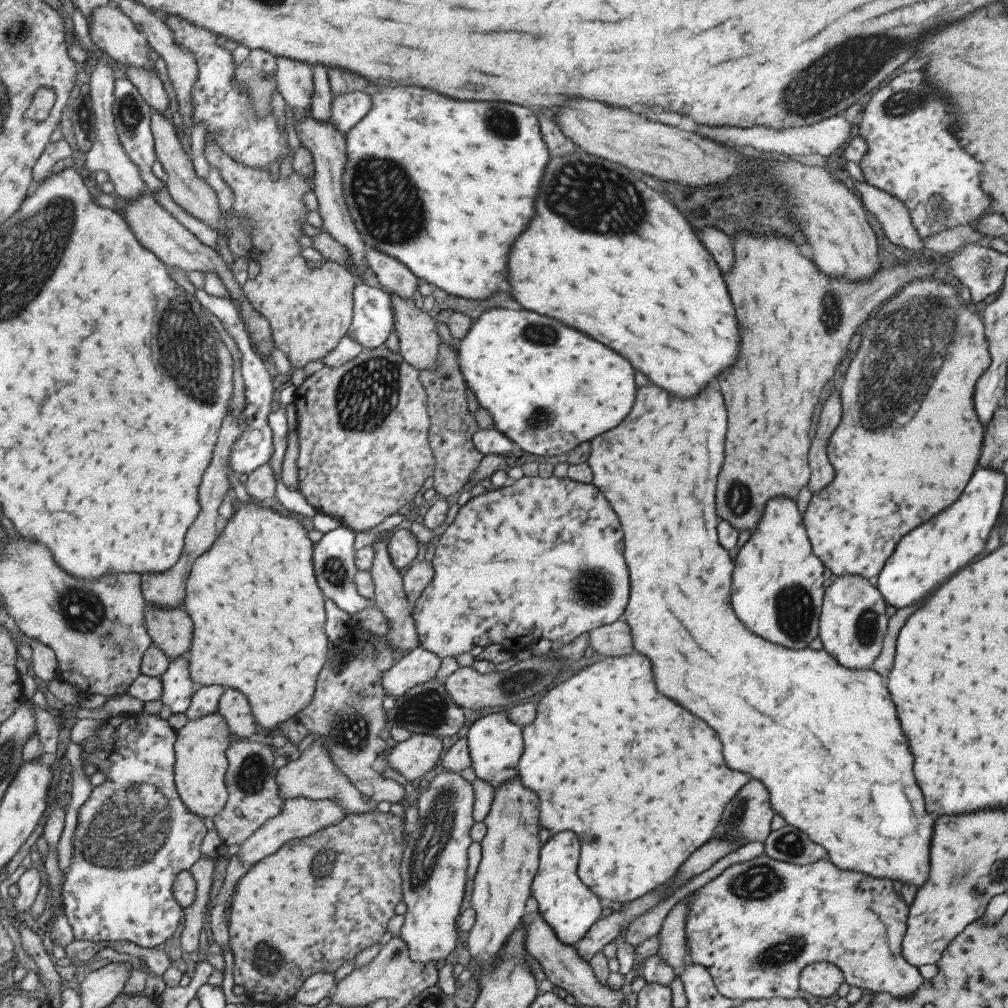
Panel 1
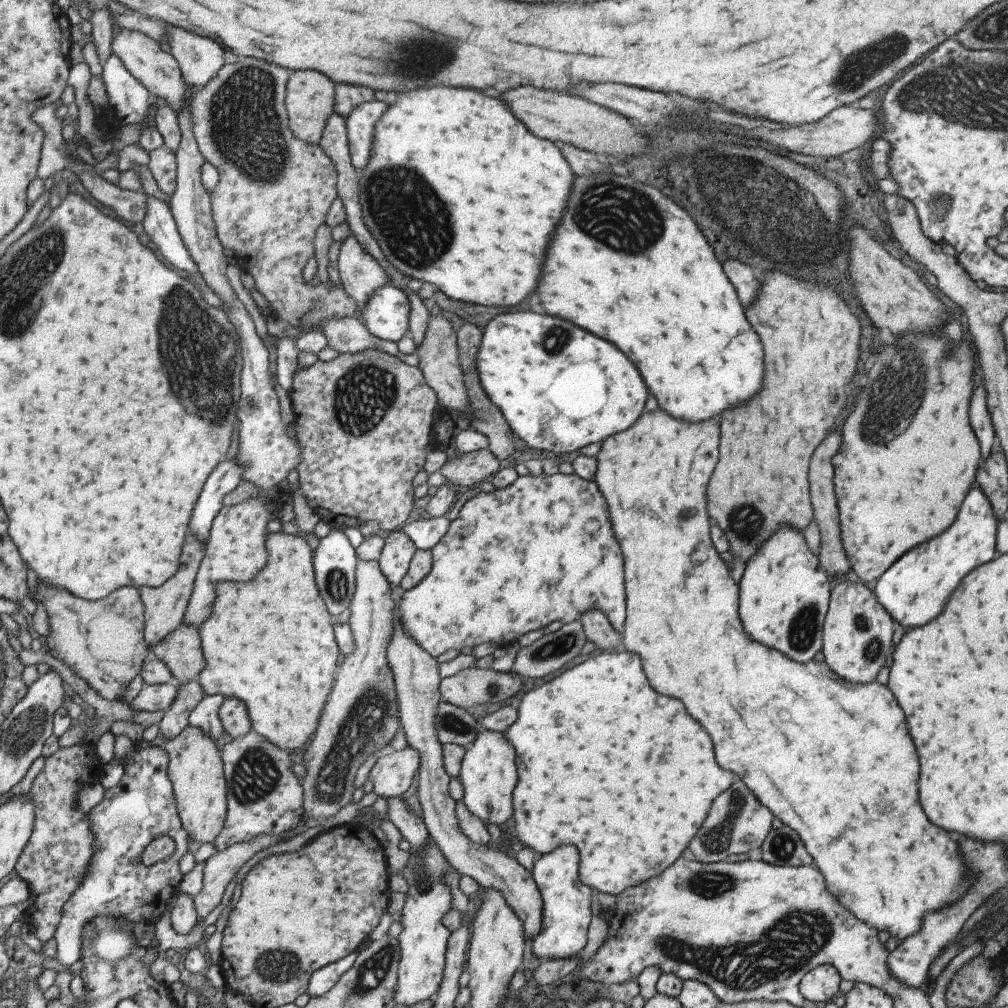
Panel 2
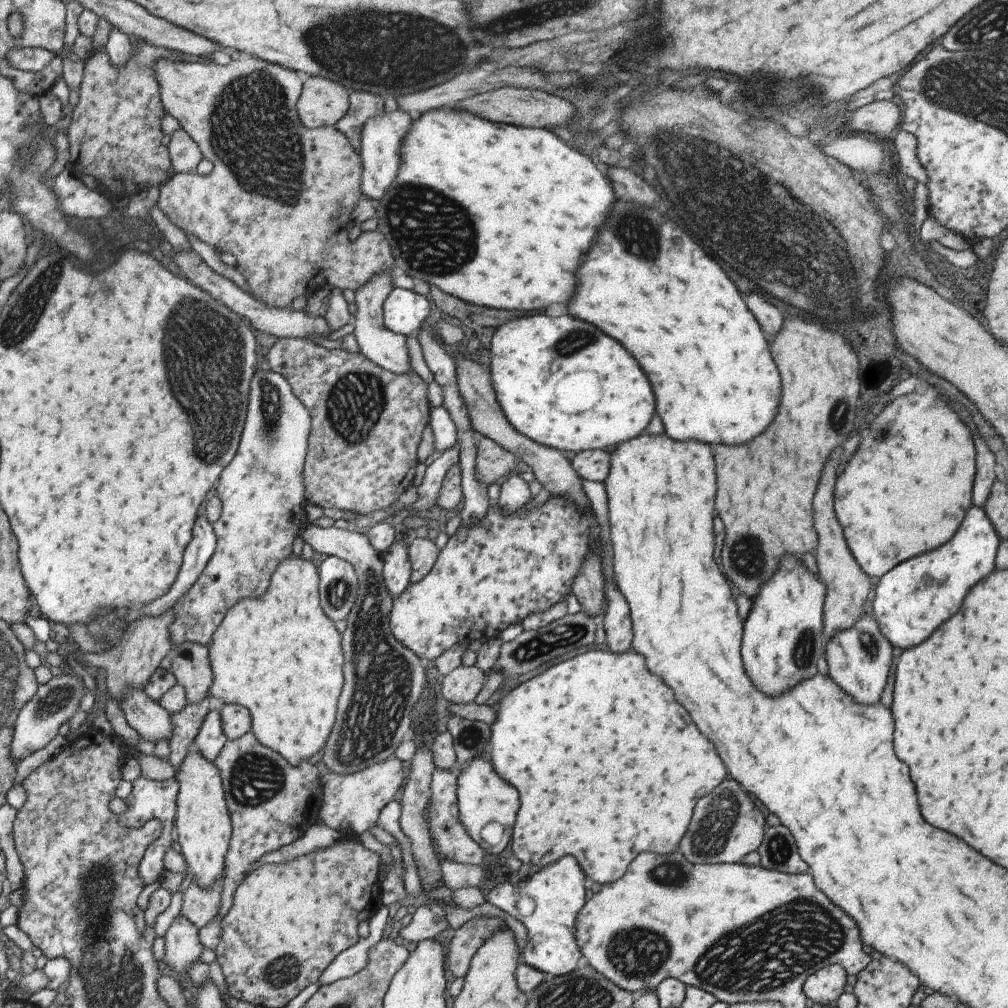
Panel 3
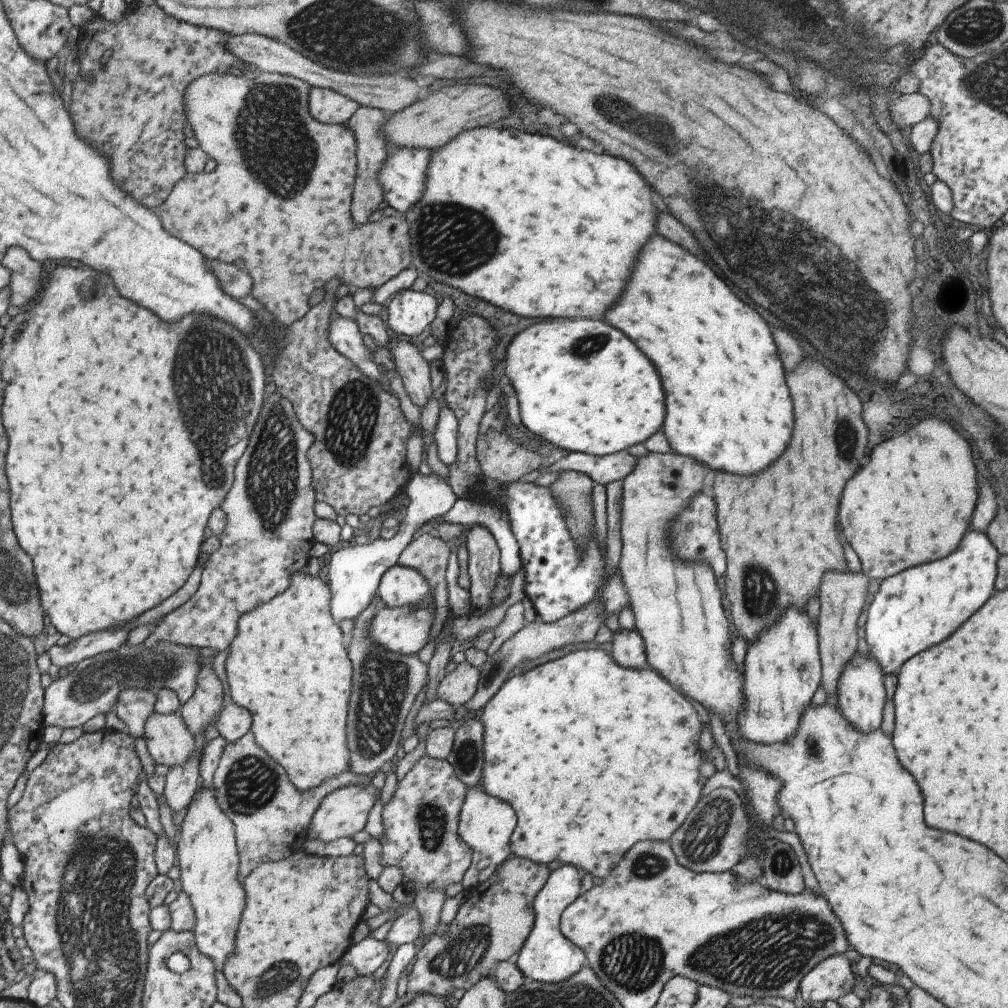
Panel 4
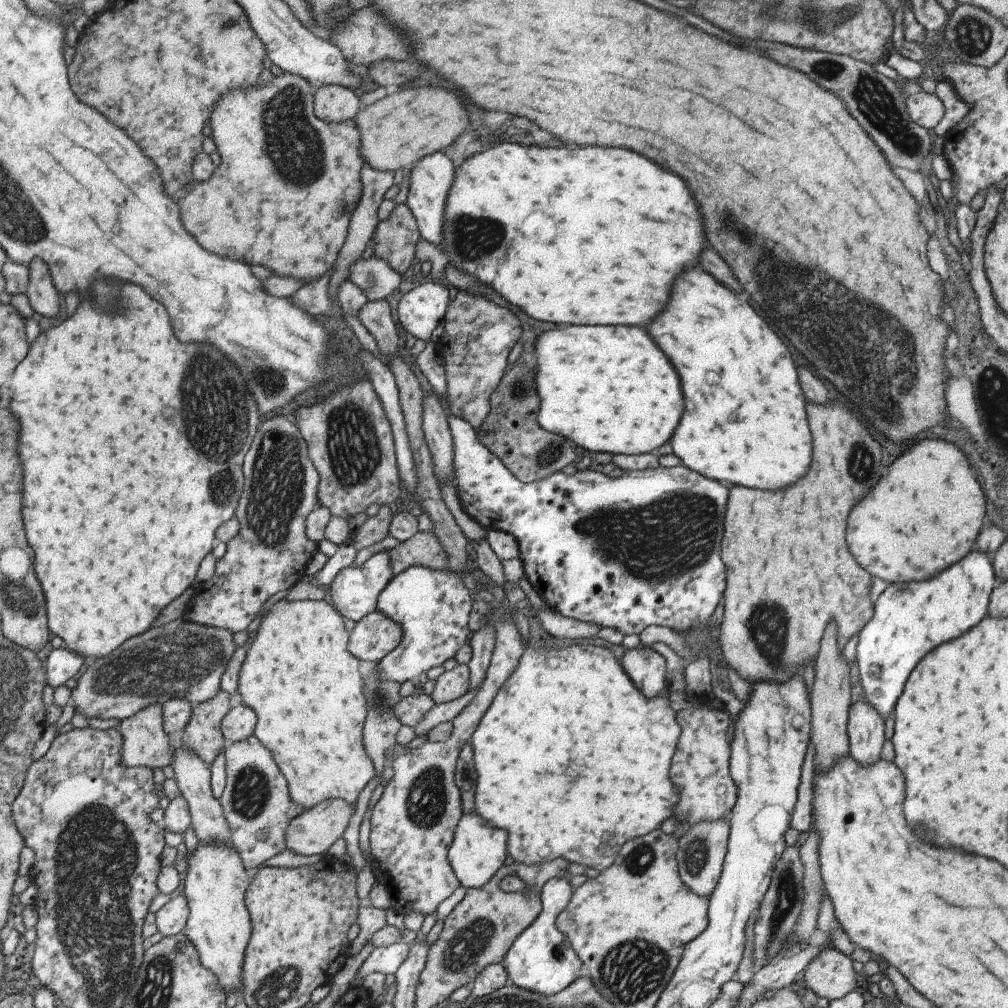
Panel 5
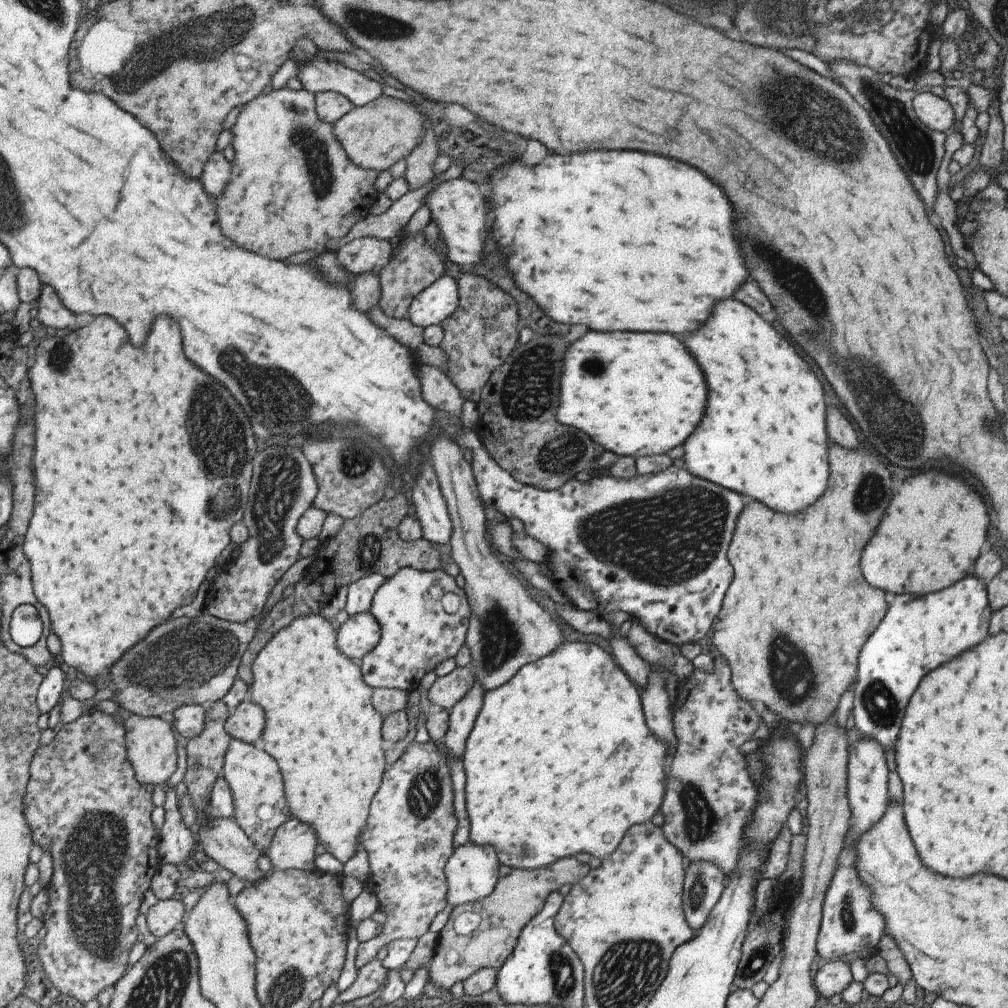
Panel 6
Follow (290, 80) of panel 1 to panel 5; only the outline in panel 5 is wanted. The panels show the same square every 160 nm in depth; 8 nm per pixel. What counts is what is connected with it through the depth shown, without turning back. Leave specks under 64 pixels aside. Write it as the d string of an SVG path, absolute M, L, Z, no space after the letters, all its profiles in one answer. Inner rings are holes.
M321 85L312 94L314 115L323 122L338 123L353 119L360 109L358 96L341 85Z

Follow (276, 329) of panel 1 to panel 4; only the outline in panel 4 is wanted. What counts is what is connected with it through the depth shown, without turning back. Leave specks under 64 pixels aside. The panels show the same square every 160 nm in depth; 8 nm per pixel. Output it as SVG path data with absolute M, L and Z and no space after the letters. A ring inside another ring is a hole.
M248 69L242 75L210 72L195 77L187 83L182 90L182 109L187 124L193 130L193 137L197 140L198 147L206 152L208 158L213 158L215 167L210 172L199 171L198 173L187 173L179 178L173 188L167 193L165 200L157 210L157 218L161 220L161 226L165 232L171 232L171 236L179 238L181 242L195 248L205 258L215 258L223 262L243 260L245 258L245 270L253 282L251 296L261 302L271 316L273 323L279 328L287 328L296 320L299 320L309 309L309 294L317 288L323 288L327 281L338 279L340 284L355 286L357 289L376 289L385 284L389 278L397 276L401 270L411 266L410 252L407 240L408 225L400 214L390 217L380 217L374 222L361 224L354 223L350 215L350 204L352 202L352 190L354 189L354 176L356 173L356 146L355 137L345 125L324 125L317 122L308 111L308 90L310 86L302 80L282 75L279 73L266 73L259 70Z

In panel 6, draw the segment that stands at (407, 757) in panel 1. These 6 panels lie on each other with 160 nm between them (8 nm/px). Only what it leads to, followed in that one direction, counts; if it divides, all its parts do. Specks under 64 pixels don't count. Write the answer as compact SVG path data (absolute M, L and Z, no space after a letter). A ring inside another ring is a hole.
M290 818L275 828L269 846L267 850L263 850L262 855L267 857L278 871L300 869L309 872L315 869L316 845L315 830L309 824Z

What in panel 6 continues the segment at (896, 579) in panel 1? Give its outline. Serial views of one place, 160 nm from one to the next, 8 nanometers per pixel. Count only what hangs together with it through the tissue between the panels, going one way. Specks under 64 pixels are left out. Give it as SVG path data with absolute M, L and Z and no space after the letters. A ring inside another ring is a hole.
M973 576L925 596L891 596L878 627L858 652L852 711L859 738L875 740L883 752L893 750L907 699L919 680L961 650L983 640L991 613L985 586Z

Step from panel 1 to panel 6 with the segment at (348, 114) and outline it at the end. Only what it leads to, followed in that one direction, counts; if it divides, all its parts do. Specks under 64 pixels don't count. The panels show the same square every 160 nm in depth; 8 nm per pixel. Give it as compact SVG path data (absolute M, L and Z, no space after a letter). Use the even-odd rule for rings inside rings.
M461 177L437 181L428 190L423 205L429 208L428 220L435 224L438 244L445 244L447 258L457 266L477 266L481 260L487 214L487 208L483 208L483 194L477 190L477 186Z

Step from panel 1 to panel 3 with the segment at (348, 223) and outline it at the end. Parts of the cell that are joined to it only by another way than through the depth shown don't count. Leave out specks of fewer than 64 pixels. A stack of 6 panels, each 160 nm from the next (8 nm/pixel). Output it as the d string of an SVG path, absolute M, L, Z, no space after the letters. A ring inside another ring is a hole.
M395 266L389 267L382 273L371 275L362 285L354 290L355 314L351 317L353 338L359 348L359 353L367 357L373 364L389 372L400 375L411 371L408 363L405 337L389 332L382 323L382 304L391 290L393 277L398 273Z

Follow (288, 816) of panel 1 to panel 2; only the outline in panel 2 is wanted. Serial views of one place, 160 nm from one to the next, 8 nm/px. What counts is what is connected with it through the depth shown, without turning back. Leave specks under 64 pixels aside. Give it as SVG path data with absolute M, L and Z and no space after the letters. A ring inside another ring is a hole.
M261 833L248 841L232 844L209 857L203 867L201 889L193 896L198 920L205 918L219 904L225 886L253 854L277 844L280 840L281 834Z

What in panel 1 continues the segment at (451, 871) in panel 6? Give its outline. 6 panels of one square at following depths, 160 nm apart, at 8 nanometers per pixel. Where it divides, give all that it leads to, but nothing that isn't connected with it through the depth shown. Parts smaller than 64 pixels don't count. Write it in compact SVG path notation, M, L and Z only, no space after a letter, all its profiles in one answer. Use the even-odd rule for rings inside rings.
M507 710L477 718L466 732L470 766L477 778L489 782L495 790L502 782L517 775L517 763L522 753L522 727L508 719Z

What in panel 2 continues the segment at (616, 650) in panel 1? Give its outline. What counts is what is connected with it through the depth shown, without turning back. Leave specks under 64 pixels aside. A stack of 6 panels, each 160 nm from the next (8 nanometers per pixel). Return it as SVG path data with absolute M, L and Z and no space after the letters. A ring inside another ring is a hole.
M599 611L583 613L578 621L581 623L586 640L593 642L595 648L609 651L619 644L621 634L614 631L612 624Z

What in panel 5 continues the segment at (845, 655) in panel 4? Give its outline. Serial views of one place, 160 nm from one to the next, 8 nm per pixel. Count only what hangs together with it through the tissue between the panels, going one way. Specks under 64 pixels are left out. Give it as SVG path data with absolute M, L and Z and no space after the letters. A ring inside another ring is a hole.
M833 621L825 626L819 652L814 663L814 679L812 683L810 700L810 736L815 747L814 772L829 768L835 757L848 754L848 738L846 731L847 713L852 703L855 691L849 684L849 663L840 653L837 646L835 624Z

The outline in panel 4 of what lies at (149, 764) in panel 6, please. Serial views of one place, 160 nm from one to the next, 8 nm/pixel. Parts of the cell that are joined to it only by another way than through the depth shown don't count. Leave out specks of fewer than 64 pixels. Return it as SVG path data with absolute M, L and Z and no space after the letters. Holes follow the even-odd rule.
M129 687L119 691L114 700L113 710L134 740L137 737L143 739L144 722L153 711L154 695L151 689Z

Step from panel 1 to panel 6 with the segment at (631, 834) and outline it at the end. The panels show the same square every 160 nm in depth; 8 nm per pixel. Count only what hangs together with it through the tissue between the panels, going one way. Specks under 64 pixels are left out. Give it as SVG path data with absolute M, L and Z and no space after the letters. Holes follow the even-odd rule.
M563 641L554 651L524 664L505 684L485 691L481 700L481 708L467 736L461 758L465 774L465 810L469 822L469 842L475 846L491 846L499 864L511 869L533 870L547 867L555 860L575 856L579 852L586 852L602 860L617 848L617 844L631 826L650 821L658 811L669 761L667 748L645 726L639 688L597 644Z

